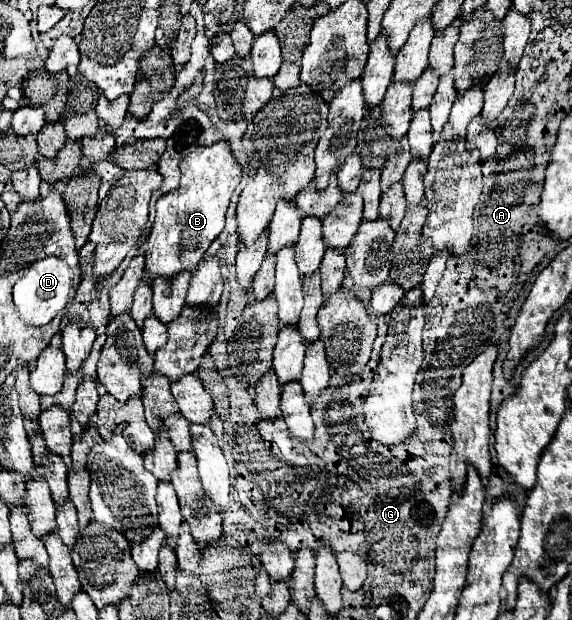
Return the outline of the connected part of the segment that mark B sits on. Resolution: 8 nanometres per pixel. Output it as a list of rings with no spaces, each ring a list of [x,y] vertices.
[[[223,140],[209,148],[195,150],[181,160],[179,168],[179,188],[157,200],[157,216],[147,238],[145,252],[145,270],[149,282],[155,278],[173,278],[179,272],[191,272],[197,268],[209,244],[221,234],[231,194],[241,180],[241,166]]]

